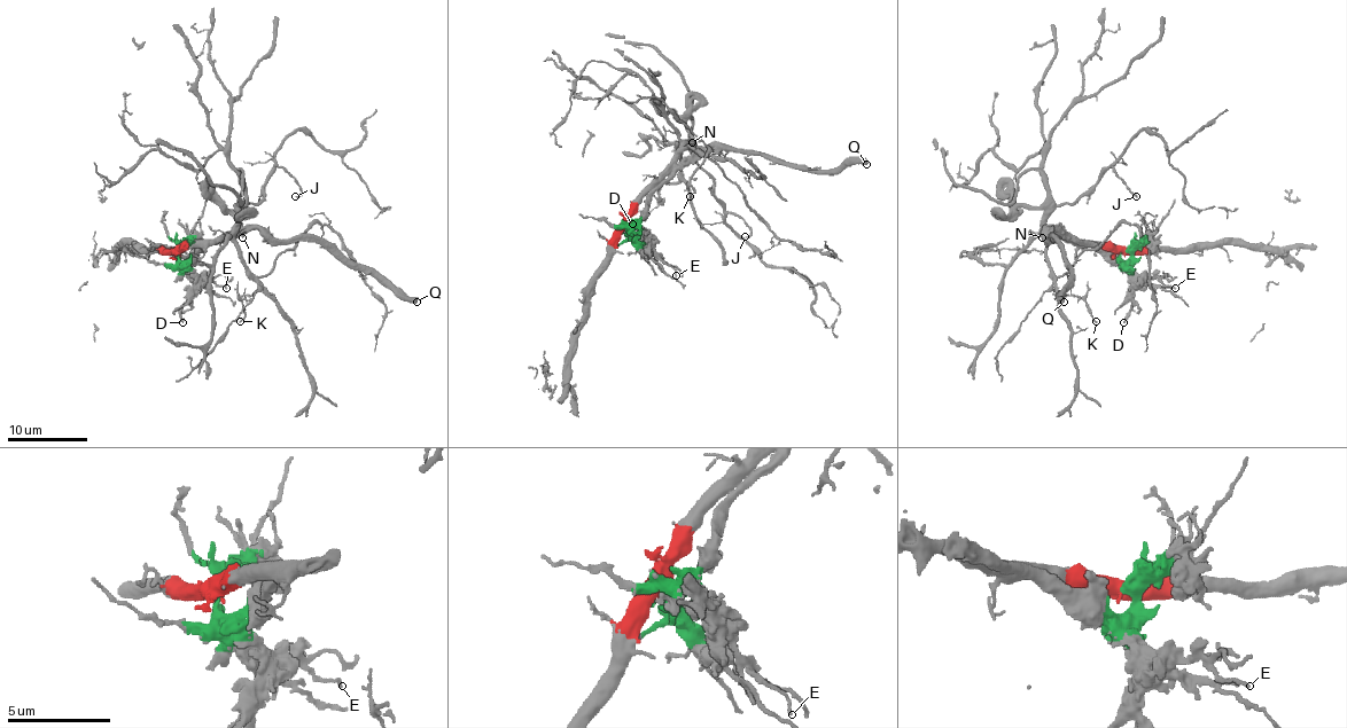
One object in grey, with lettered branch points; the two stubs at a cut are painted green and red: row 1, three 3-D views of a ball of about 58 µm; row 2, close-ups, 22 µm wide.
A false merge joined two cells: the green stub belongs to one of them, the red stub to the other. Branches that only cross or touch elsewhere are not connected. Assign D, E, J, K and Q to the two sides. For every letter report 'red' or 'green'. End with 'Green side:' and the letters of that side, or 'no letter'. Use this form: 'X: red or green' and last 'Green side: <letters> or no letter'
D: green
E: green
J: red
K: red
Q: green
Green side: D, E, Q

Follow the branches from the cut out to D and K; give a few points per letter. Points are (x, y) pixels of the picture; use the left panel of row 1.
D: (181, 250), (179, 269), (193, 283), (193, 296), (183, 307), (183, 322)
K: (179, 250), (207, 245), (220, 236), (233, 244), (257, 288), (241, 298), (244, 314), (239, 322)

